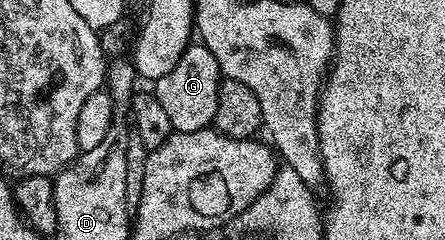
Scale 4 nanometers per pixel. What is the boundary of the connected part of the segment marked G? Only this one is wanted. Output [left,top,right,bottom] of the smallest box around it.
[154,43,221,133]

